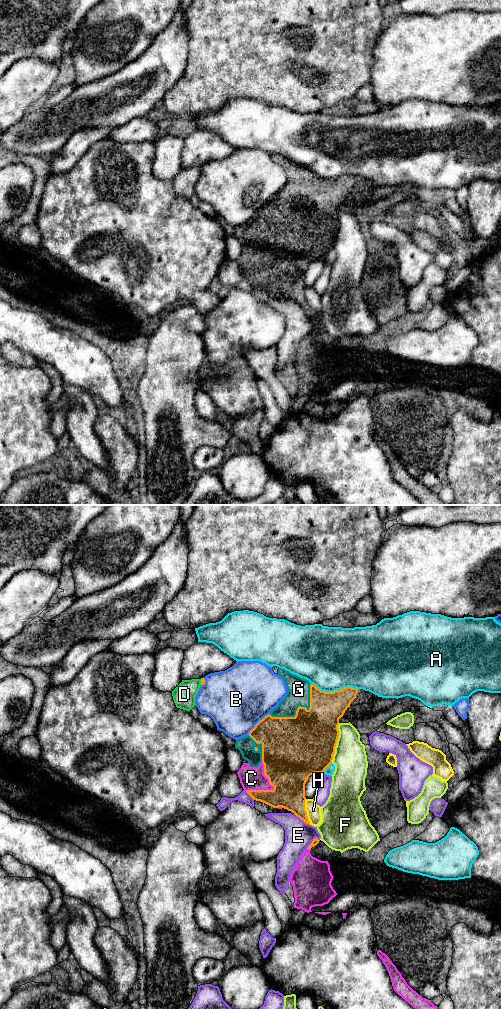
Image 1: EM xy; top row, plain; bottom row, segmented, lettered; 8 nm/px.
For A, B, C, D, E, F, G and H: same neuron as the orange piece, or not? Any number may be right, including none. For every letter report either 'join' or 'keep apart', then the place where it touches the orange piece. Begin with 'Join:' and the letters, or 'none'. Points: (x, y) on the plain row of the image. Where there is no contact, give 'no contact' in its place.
Join: C
A: keep apart; meets orange in xy at (334, 179)
B: keep apart; meets orange in xy at (257, 211)
C: join; meets orange in xy at (273, 277)
D: keep apart; meets orange in xy at (201, 170)
E: keep apart; meets orange in xy at (302, 307)
F: keep apart; meets orange in xy at (336, 231)
G: keep apart; meets orange in xy at (299, 194)
H: keep apart; meets orange in xy at (305, 299)

